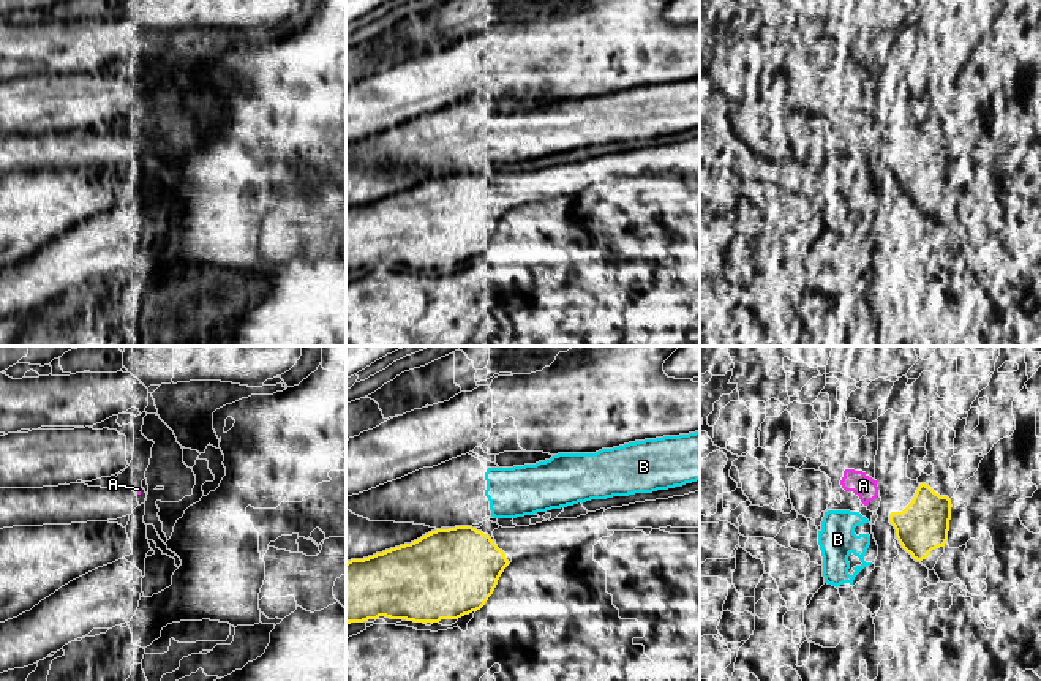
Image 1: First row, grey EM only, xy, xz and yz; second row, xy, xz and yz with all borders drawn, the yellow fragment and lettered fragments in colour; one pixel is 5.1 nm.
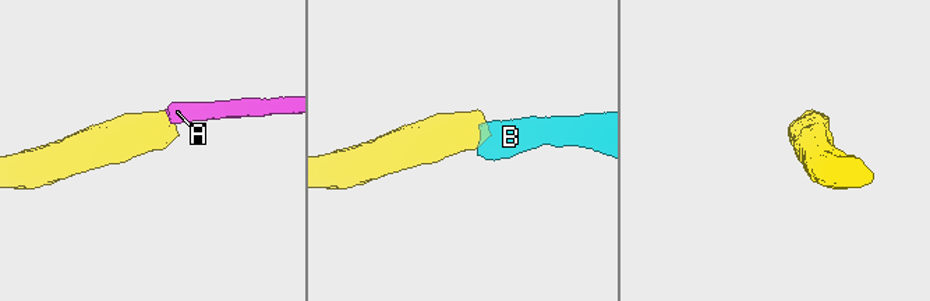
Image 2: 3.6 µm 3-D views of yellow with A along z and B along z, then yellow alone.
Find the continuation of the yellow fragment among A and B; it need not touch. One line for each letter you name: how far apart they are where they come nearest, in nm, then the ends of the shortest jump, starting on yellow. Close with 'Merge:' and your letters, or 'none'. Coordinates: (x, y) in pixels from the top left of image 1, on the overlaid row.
B: Distance 100 nm. Across: xz (487, 534), (495, 517)
Merge: B

